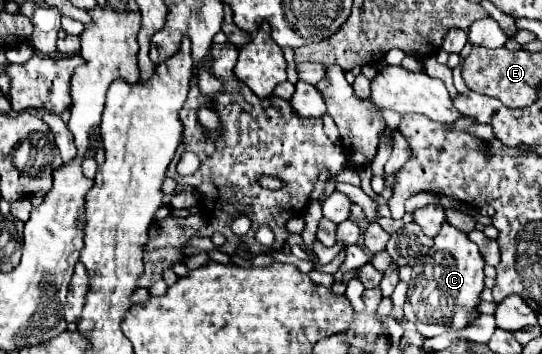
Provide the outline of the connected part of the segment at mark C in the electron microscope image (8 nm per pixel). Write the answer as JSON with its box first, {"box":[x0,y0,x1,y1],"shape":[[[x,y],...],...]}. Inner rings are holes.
{"box":[403,223,483,337],"shape":[[[443,223],[443,229],[435,237],[435,245],[427,255],[425,265],[413,269],[407,303],[403,307],[405,317],[413,321],[417,331],[425,337],[437,335],[437,327],[465,327],[475,319],[473,307],[479,303],[479,293],[483,291],[483,267],[483,255],[479,247],[469,241],[467,233],[449,223]]]}

